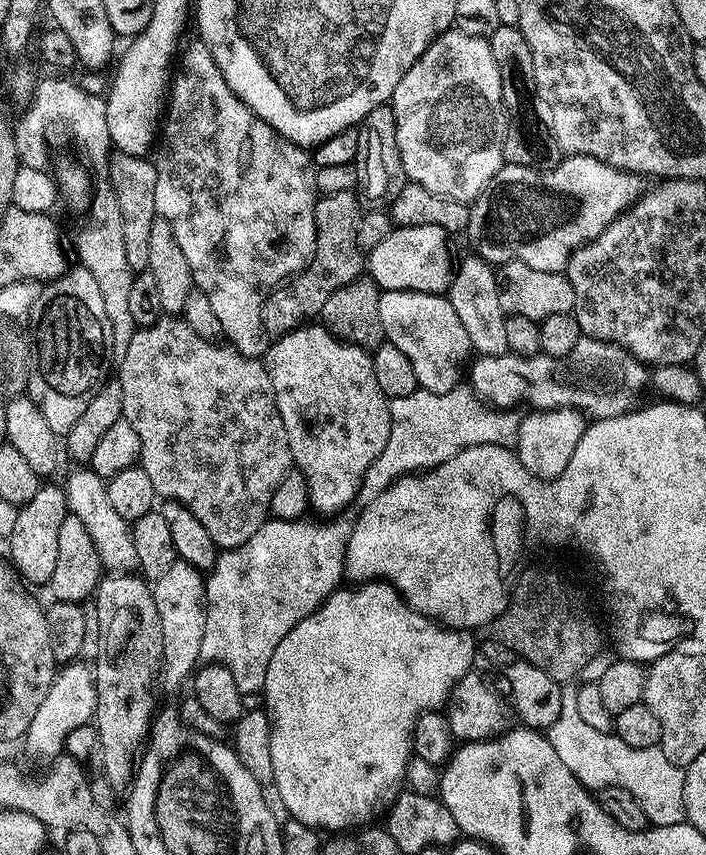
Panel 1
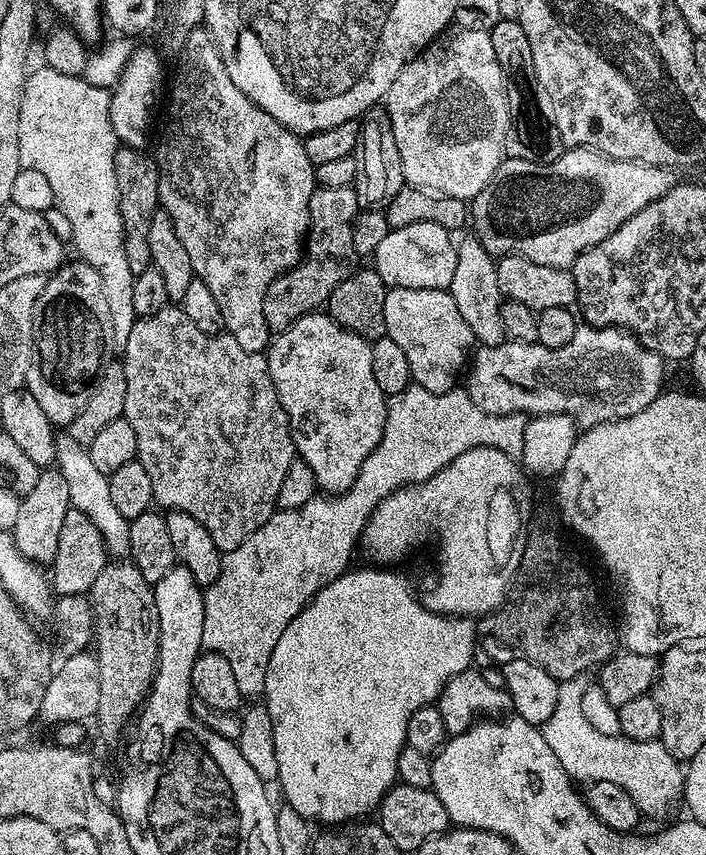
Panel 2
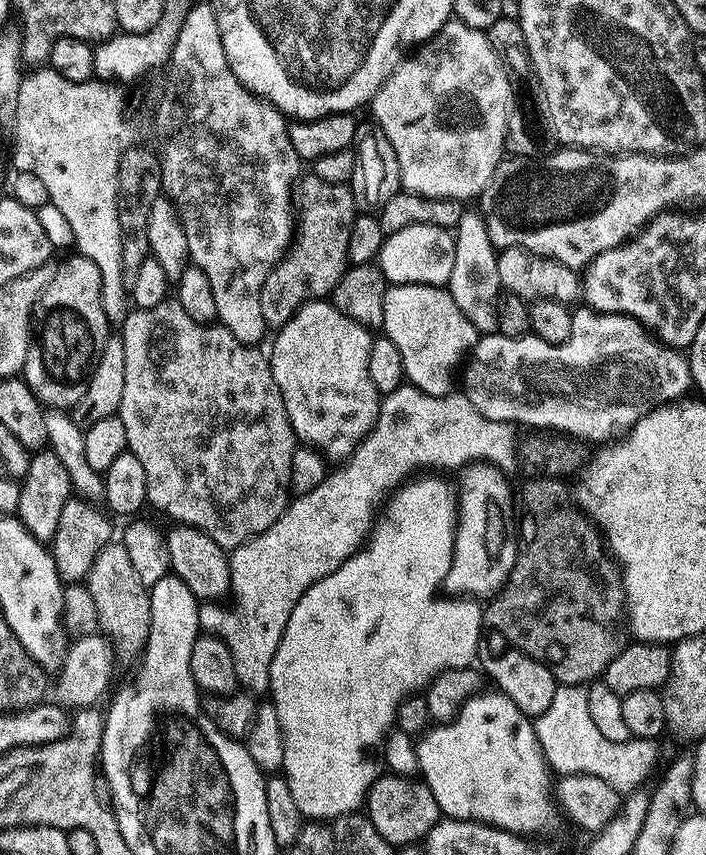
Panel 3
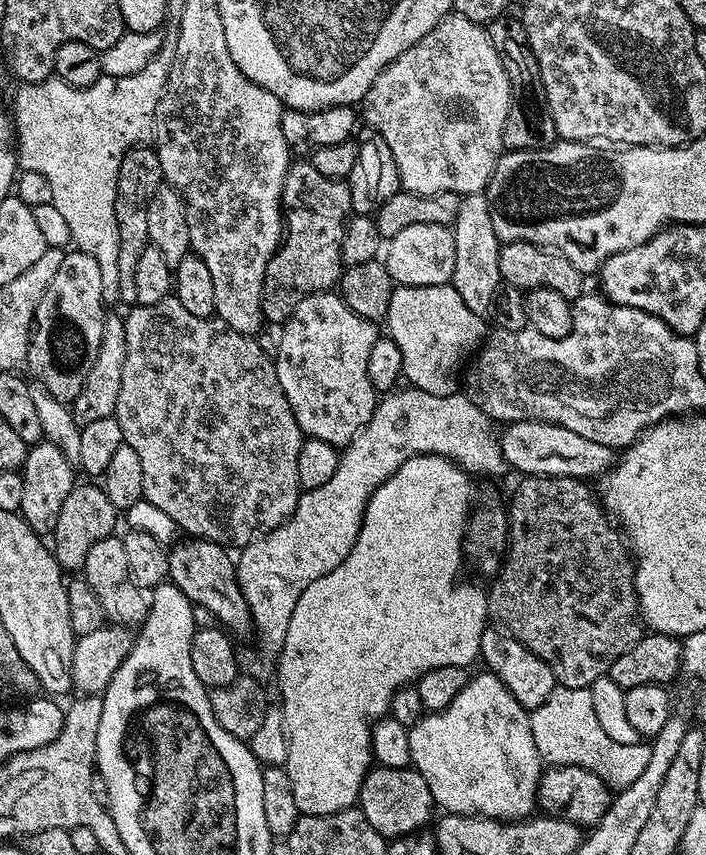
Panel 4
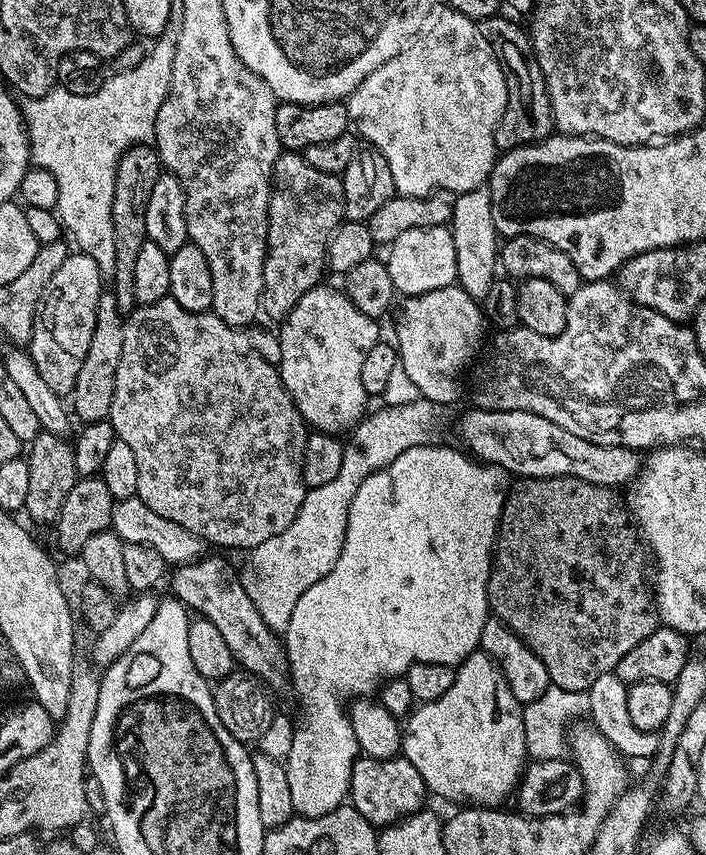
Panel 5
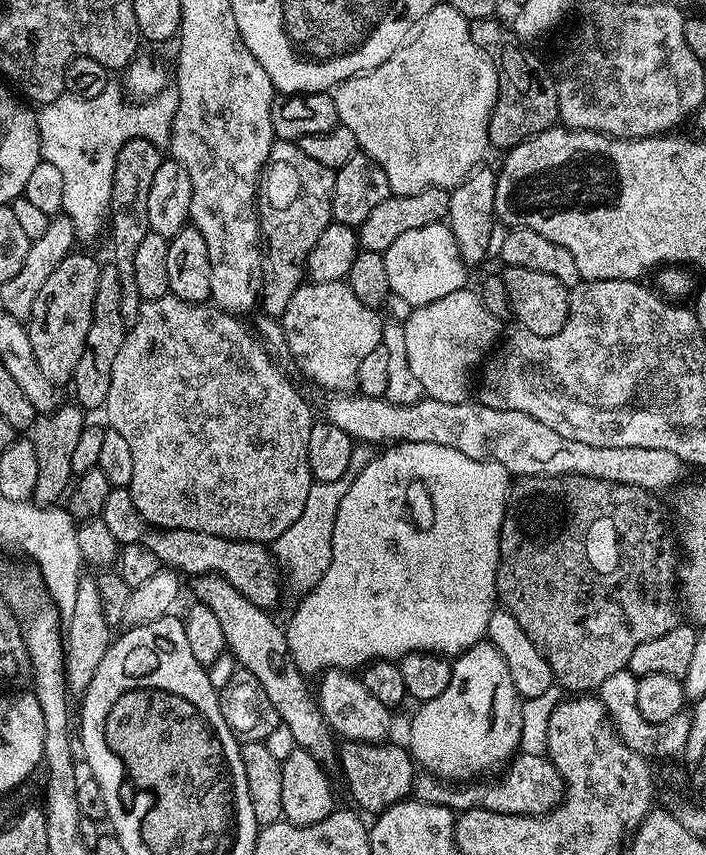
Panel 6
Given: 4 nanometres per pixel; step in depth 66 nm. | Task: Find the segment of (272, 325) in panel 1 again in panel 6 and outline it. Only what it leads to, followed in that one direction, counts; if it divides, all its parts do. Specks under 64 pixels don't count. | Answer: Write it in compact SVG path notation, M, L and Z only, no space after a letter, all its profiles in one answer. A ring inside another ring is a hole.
M277 140L270 150L268 165L260 178L258 211L264 277L260 287L262 312L273 318L283 317L294 290L305 283L308 255L322 235L322 230L333 223L332 191L336 174L302 154L299 143ZM264 308L264 309L263 309Z

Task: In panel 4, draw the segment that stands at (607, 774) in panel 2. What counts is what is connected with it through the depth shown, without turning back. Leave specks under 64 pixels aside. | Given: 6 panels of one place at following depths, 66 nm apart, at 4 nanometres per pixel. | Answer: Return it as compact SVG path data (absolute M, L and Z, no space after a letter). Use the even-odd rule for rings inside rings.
M557 685L542 706L530 714L531 733L540 759L547 765L584 767L596 773L614 790L625 788L646 770L652 748L649 743L614 743L595 717L588 688Z

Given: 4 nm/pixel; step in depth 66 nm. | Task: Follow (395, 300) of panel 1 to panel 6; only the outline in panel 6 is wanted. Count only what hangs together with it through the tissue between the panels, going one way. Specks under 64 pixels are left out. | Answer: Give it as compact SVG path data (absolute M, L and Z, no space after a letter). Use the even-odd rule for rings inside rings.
M459 288L454 290L454 294L446 294L446 298L411 309L407 313L408 320L403 321L407 361L410 362L411 373L422 384L427 399L451 404L465 403L469 399L468 391L471 388L473 391L478 369L501 339L501 321L496 320L486 306L482 306L479 291L472 289L471 292L470 288Z

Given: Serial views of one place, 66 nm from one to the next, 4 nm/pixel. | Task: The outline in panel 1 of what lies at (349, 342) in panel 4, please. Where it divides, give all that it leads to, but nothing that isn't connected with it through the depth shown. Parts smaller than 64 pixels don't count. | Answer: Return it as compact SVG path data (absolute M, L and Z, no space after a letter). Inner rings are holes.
M309 322L296 328L292 332L286 333L285 336L275 337L268 345L268 351L263 357L264 367L270 374L270 382L274 386L274 394L276 395L276 405L282 414L282 422L286 426L286 438L290 438L290 454L295 471L301 472L306 478L306 486L308 487L308 502L311 511L314 513L321 512L321 517L332 518L340 512L359 492L364 488L364 476L370 470L370 466L374 462L374 458L378 458L378 454L382 454L383 448L386 446L386 438L390 438L390 426L392 425L392 415L388 409L389 397L382 394L382 386L378 386L378 378L374 374L374 366L372 365L372 356L367 351L353 344L340 340L335 334L329 332L320 322Z

